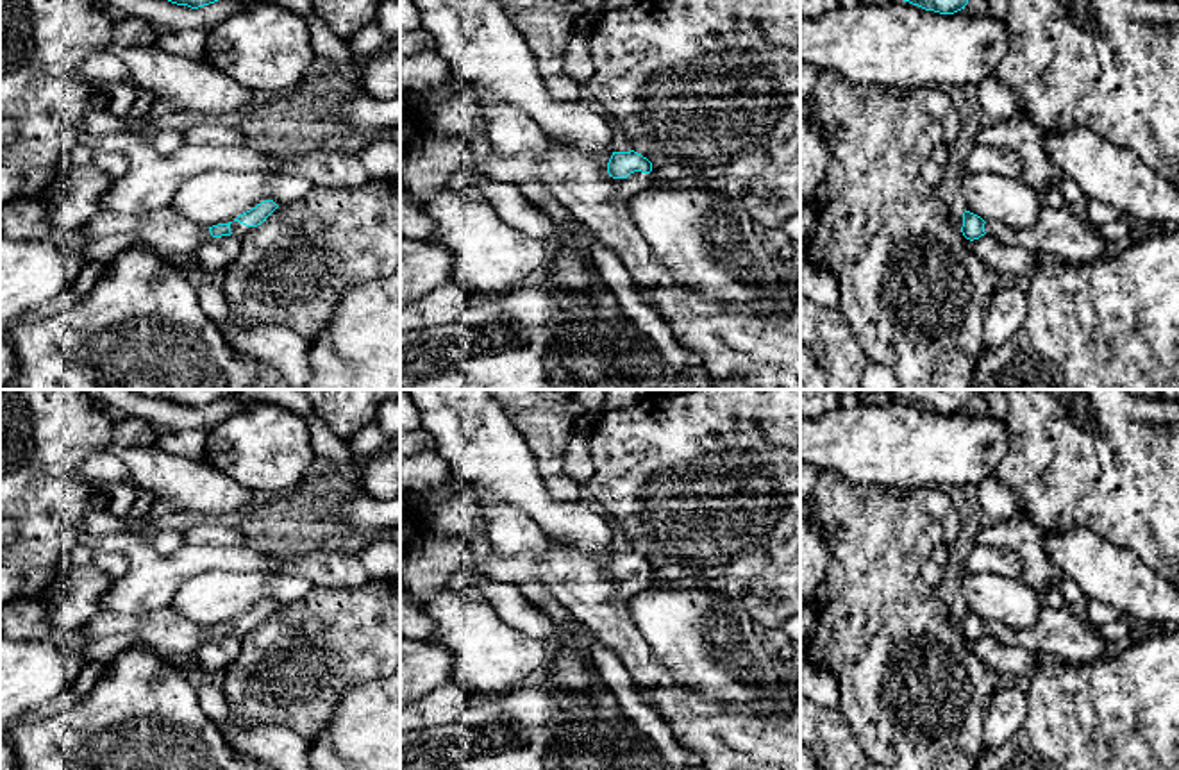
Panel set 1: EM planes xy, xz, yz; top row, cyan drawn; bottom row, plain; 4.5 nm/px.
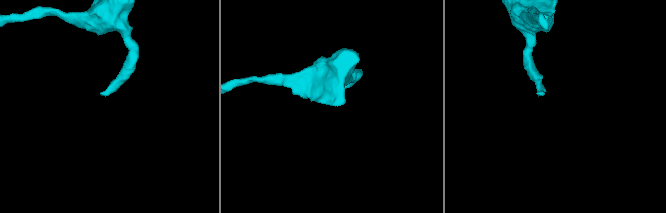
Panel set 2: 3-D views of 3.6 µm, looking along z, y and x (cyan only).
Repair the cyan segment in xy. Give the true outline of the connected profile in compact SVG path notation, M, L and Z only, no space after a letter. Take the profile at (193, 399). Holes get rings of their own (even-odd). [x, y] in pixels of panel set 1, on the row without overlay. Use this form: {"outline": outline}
{"outline": "M130 389L146 398L168 400L177 406L188 406L198 409L214 404L236 389Z"}

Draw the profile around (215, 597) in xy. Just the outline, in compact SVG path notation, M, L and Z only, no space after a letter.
M214 570L184 582L170 607L209 629L234 622L264 600L273 600L279 607L302 602L313 588L313 582L300 575Z

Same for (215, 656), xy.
M241 636L211 638L191 656L191 666L198 674L220 677L239 656Z

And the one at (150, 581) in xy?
M132 532L88 536L91 550L120 550L129 561L125 575L102 597L100 611L141 615L170 607L179 588L205 572L300 575L314 588L355 590L370 575L355 552L323 548L295 559L277 559L243 543L232 547L182 545L161 556Z

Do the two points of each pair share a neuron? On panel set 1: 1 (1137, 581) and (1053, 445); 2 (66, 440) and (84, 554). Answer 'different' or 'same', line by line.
1: different
2: different

